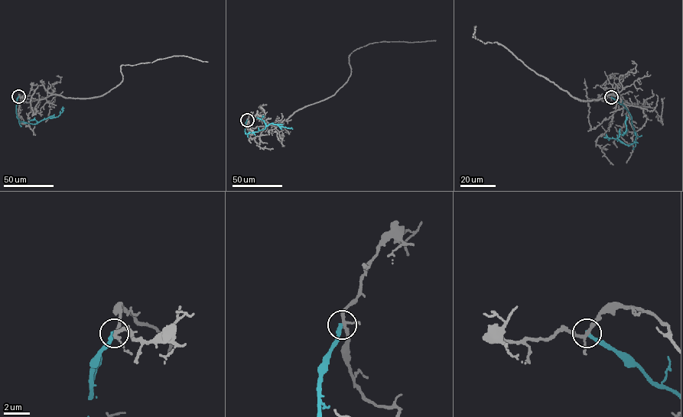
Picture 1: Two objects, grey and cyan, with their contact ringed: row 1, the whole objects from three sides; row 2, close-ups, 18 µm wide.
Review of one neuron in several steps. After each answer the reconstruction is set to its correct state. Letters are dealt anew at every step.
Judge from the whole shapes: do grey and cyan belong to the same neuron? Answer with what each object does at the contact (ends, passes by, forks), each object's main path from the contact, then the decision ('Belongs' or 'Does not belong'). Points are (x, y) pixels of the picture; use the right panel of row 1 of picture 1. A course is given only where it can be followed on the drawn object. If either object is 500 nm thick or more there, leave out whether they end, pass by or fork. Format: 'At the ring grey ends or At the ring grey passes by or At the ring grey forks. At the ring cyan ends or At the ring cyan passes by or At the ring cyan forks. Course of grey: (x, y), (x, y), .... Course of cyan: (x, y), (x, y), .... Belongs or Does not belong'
At the ring grey forks. At the ring cyan ends. Course of grey: (611, 97), (626, 101), (615, 94), (580, 100), (501, 45), (475, 38), (476, 27), (473, 37). Course of cyan: (611, 97), (622, 104), (630, 115), (636, 135), (634, 141), (629, 145), (617, 138), (626, 130), (626, 115). Does not belong

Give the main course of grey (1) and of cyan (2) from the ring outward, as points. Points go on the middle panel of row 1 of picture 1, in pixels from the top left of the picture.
1: (247, 120), (253, 128), (274, 125), (300, 109), (333, 95), (350, 75), (349, 55), (369, 43), (435, 40)
2: (247, 120), (245, 130), (246, 134), (263, 130), (272, 123), (291, 127)

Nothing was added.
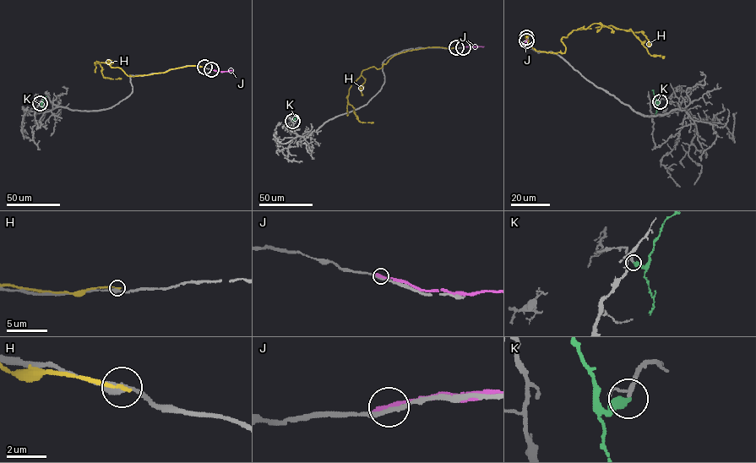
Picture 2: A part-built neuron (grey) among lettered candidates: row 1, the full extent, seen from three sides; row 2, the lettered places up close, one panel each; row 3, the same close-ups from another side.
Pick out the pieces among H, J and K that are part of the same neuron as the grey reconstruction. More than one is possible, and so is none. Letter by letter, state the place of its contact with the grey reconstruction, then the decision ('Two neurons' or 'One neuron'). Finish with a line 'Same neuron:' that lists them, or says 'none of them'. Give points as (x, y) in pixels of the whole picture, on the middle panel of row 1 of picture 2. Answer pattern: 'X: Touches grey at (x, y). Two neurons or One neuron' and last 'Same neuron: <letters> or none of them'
H: Touches grey at (456, 47). Two neurons
J: Touches grey at (463, 47). Two neurons
K: Touches grey at (292, 121). One neuron
Same neuron: K

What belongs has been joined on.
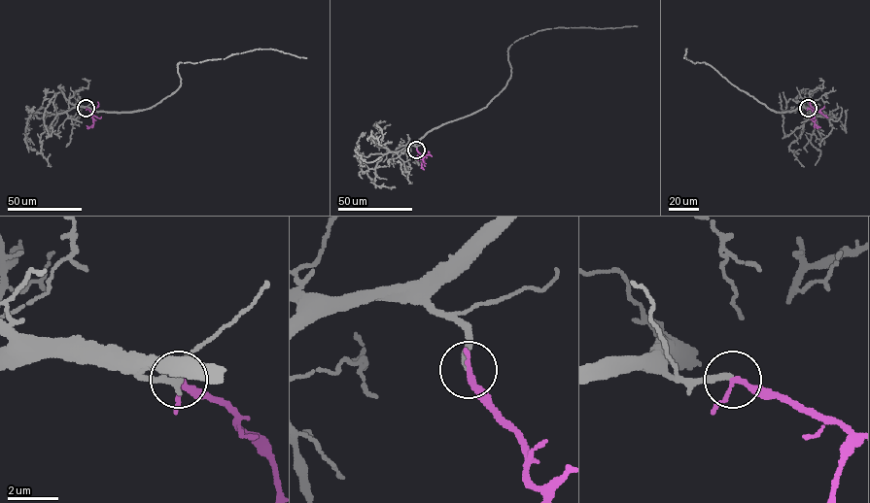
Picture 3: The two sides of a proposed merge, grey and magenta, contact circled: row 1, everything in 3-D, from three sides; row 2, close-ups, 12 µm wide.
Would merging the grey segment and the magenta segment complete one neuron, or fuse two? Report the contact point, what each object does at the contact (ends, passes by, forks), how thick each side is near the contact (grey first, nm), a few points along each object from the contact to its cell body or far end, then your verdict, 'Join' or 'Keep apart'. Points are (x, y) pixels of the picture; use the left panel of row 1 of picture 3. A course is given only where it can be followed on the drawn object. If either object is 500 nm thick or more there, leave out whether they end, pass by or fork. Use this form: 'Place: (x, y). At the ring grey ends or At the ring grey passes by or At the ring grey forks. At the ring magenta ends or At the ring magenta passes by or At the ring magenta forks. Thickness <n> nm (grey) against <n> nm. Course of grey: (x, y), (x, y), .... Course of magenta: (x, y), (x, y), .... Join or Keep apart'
Place: (86, 108). At the ring grey ends. At the ring magenta passes by. Thickness 280 nm (grey) against 180 nm. Course of grey: (86, 108), (135, 112), (154, 106), (180, 86), (180, 62), (225, 58), (256, 49), (306, 57). Course of magenta: (86, 108), (91, 113), (93, 123), (86, 125). Join

